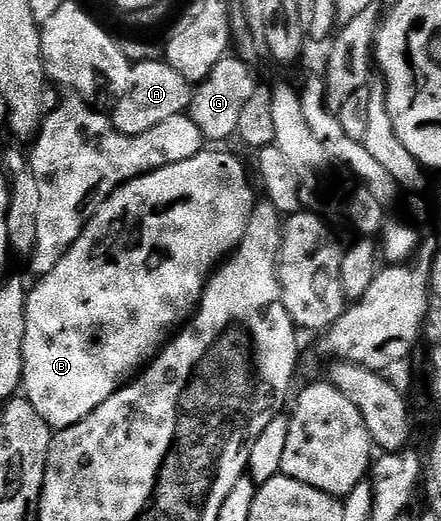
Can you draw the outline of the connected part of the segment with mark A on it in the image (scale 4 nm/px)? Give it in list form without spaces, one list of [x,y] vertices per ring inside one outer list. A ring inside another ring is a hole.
[[[164,60],[142,61],[132,70],[132,85],[126,95],[115,101],[113,112],[110,112],[112,125],[122,134],[146,134],[146,130],[154,130],[158,122],[166,122],[166,118],[185,115],[188,103],[192,101],[193,85],[178,70],[171,68]]]

